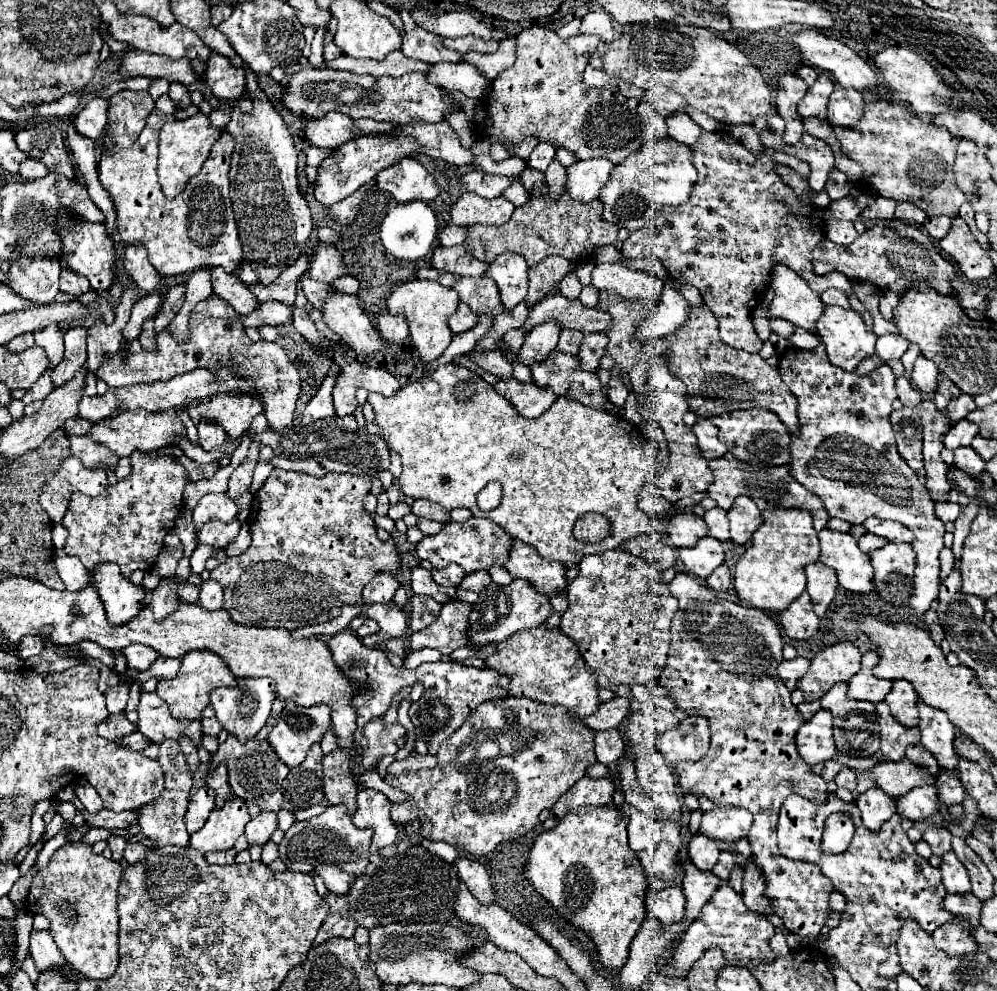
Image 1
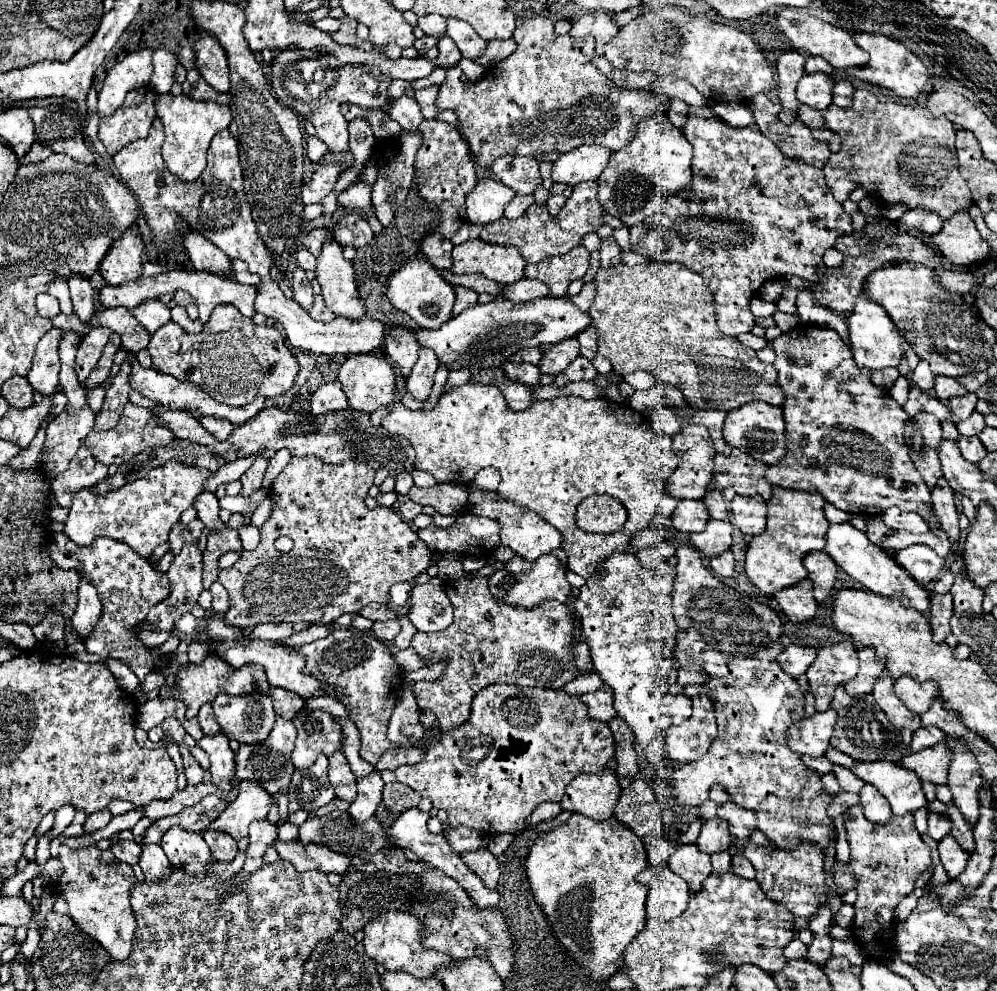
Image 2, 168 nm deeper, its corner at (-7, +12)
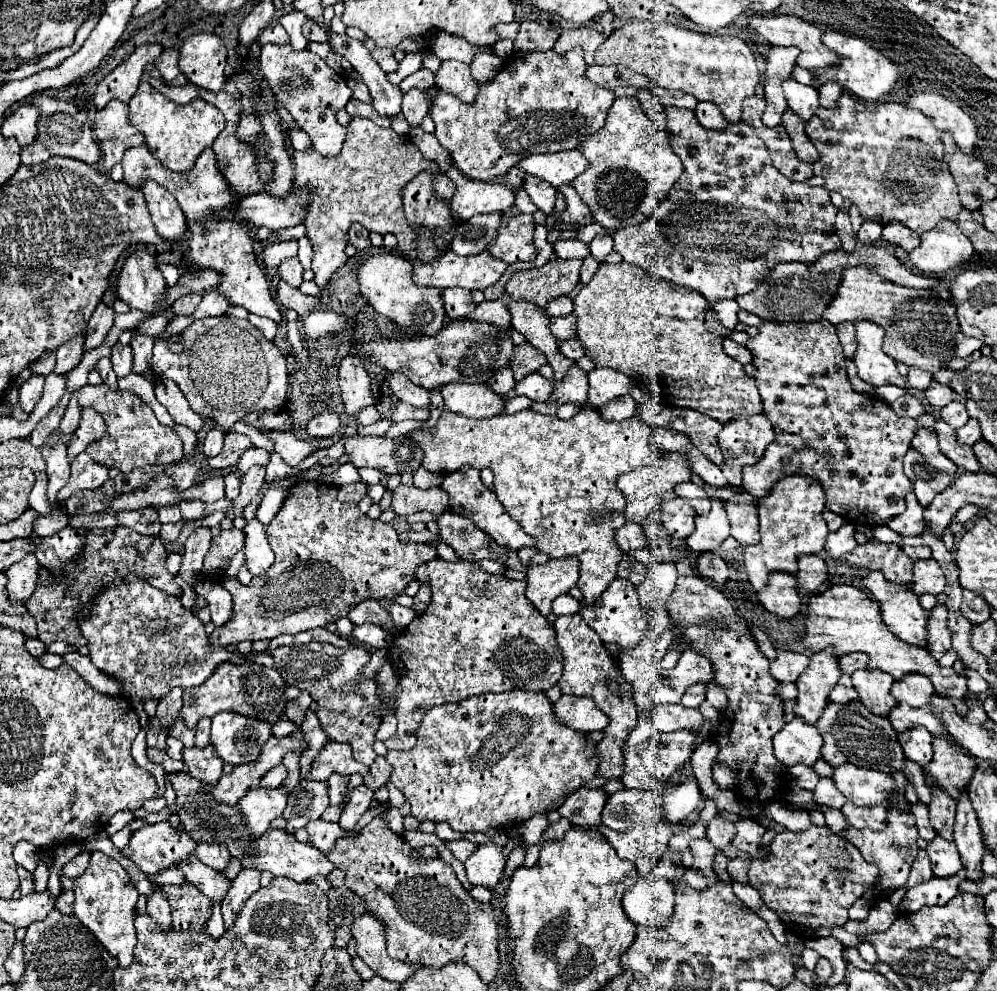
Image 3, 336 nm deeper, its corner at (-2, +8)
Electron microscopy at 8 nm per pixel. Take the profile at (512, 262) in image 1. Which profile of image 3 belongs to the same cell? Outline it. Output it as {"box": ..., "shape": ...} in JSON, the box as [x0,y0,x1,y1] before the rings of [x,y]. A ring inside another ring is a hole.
{"box":[412,249,508,289],"shape":[[[450,249],[440,253],[440,257],[434,257],[432,261],[422,261],[422,259],[412,259],[412,279],[416,285],[426,285],[426,287],[436,287],[436,289],[446,289],[446,287],[462,287],[462,289],[488,289],[490,285],[498,283],[498,279],[504,275],[504,271],[508,269],[508,265],[500,259],[496,259],[494,255],[490,255],[488,251],[478,253],[478,255],[470,255],[470,257],[458,257],[456,253],[452,253]]]}

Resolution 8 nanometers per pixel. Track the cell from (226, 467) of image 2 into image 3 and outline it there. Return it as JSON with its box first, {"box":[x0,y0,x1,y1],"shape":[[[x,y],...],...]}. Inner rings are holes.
{"box":[238,449,270,473],"shape":[[[248,449],[242,459],[240,459],[240,465],[238,465],[238,471],[240,473],[246,473],[252,465],[260,465],[260,467],[266,467],[270,461],[270,455],[264,451],[264,449]]]}

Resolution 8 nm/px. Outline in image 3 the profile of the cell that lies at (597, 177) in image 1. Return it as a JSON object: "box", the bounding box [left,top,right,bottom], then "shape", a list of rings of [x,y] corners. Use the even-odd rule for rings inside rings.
{"box":[518,151,586,187],"shape":[[[560,151],[560,153],[544,153],[544,155],[530,155],[518,161],[518,169],[548,181],[554,187],[570,183],[582,171],[586,171],[586,159],[574,151]]]}

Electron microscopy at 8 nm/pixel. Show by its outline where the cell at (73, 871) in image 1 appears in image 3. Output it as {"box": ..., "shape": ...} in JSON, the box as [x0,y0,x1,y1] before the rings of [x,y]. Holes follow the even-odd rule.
{"box":[74,851,138,967],"shape":[[[94,851],[88,869],[74,879],[74,893],[74,915],[96,935],[96,939],[108,949],[108,953],[118,959],[120,967],[128,967],[132,963],[132,949],[136,945],[134,915],[138,901],[138,891],[130,883],[128,873],[112,857]]]}

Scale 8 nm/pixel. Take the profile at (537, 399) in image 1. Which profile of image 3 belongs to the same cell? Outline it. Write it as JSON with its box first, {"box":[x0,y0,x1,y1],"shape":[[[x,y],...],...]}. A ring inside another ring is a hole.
{"box":[440,385,504,419],"shape":[[[444,385],[440,389],[444,407],[452,413],[474,417],[474,419],[486,419],[494,417],[502,411],[504,399],[494,397],[486,385]]]}

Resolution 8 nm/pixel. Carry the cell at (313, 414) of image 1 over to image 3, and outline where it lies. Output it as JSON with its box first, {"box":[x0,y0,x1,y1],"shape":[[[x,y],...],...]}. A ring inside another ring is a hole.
{"box":[306,411,340,439],"shape":[[[324,411],[324,413],[316,415],[316,417],[308,423],[306,433],[308,433],[308,437],[312,437],[312,439],[330,439],[330,437],[338,435],[338,429],[340,429],[340,419],[338,419],[338,415]]]}

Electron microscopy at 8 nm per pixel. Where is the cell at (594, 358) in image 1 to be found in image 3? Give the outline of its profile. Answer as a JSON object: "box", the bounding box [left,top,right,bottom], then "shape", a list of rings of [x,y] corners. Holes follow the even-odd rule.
{"box":[558,339,584,359],"shape":[[[568,339],[568,341],[562,341],[560,345],[558,345],[558,351],[564,355],[564,357],[568,357],[568,359],[580,359],[582,355],[584,355],[584,349],[582,349],[582,343],[578,341],[578,339]]]}

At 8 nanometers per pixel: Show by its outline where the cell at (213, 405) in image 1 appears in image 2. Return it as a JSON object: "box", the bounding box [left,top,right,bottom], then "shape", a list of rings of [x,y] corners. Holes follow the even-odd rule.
{"box":[131,355,267,425],"shape":[[[131,355],[131,363],[133,363],[133,373],[131,373],[131,387],[135,391],[139,391],[143,397],[155,401],[155,403],[161,403],[165,409],[169,411],[187,411],[187,413],[199,413],[201,417],[219,417],[219,419],[227,419],[231,425],[243,425],[247,423],[255,413],[259,413],[259,409],[263,409],[267,405],[267,399],[265,397],[255,397],[249,405],[245,407],[231,407],[231,405],[223,405],[219,403],[217,399],[213,399],[211,395],[207,395],[199,385],[193,385],[189,381],[177,381],[175,377],[171,375],[161,375],[161,373],[155,373],[153,369],[143,369],[135,355]]]}

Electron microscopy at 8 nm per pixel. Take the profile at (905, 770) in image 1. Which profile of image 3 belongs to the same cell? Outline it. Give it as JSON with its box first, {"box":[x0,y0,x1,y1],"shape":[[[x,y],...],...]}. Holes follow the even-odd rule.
{"box":[924,737,978,799],"shape":[[[936,737],[934,745],[934,759],[930,765],[924,767],[926,785],[934,781],[938,787],[946,789],[950,797],[958,799],[960,791],[968,787],[978,763],[974,757],[958,745],[958,741],[948,737]]]}

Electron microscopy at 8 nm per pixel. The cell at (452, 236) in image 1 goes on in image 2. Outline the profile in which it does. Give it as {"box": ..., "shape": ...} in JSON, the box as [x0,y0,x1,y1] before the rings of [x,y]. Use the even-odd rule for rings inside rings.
{"box":[451,223,483,245],"shape":[[[463,223],[463,227],[453,235],[451,241],[453,241],[453,245],[461,245],[461,243],[465,243],[465,241],[469,241],[469,239],[477,239],[481,231],[483,231],[481,225],[475,225],[475,223]]]}

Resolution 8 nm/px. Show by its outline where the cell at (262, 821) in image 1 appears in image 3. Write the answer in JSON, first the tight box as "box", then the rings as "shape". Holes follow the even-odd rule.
{"box":[222,869,260,931],"shape":[[[242,869],[238,877],[232,881],[230,893],[226,895],[226,901],[222,901],[222,917],[224,927],[230,931],[236,923],[236,915],[242,911],[244,903],[260,889],[260,873],[256,869]]]}

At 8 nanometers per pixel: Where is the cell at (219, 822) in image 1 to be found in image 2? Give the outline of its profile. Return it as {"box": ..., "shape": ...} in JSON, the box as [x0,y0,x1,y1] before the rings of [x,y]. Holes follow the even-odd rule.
{"box":[207,781,273,839],"shape":[[[253,781],[239,783],[239,795],[227,805],[227,809],[209,823],[207,831],[223,831],[233,839],[247,837],[247,827],[255,819],[265,819],[273,799],[265,789]]]}

